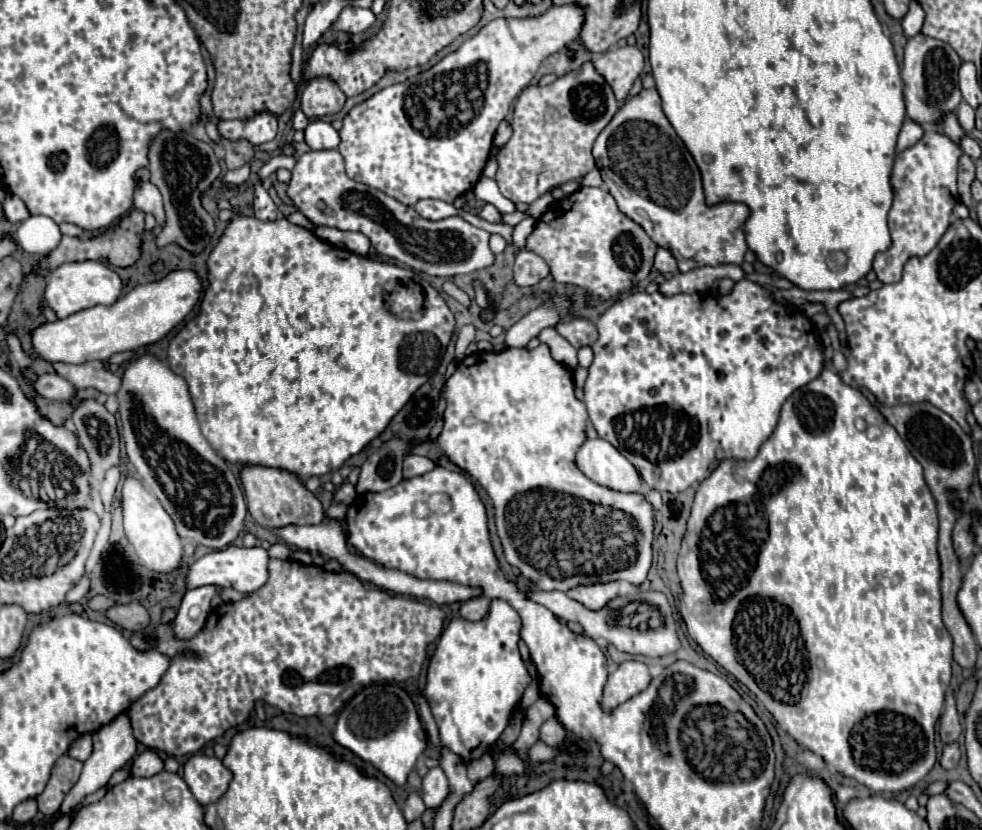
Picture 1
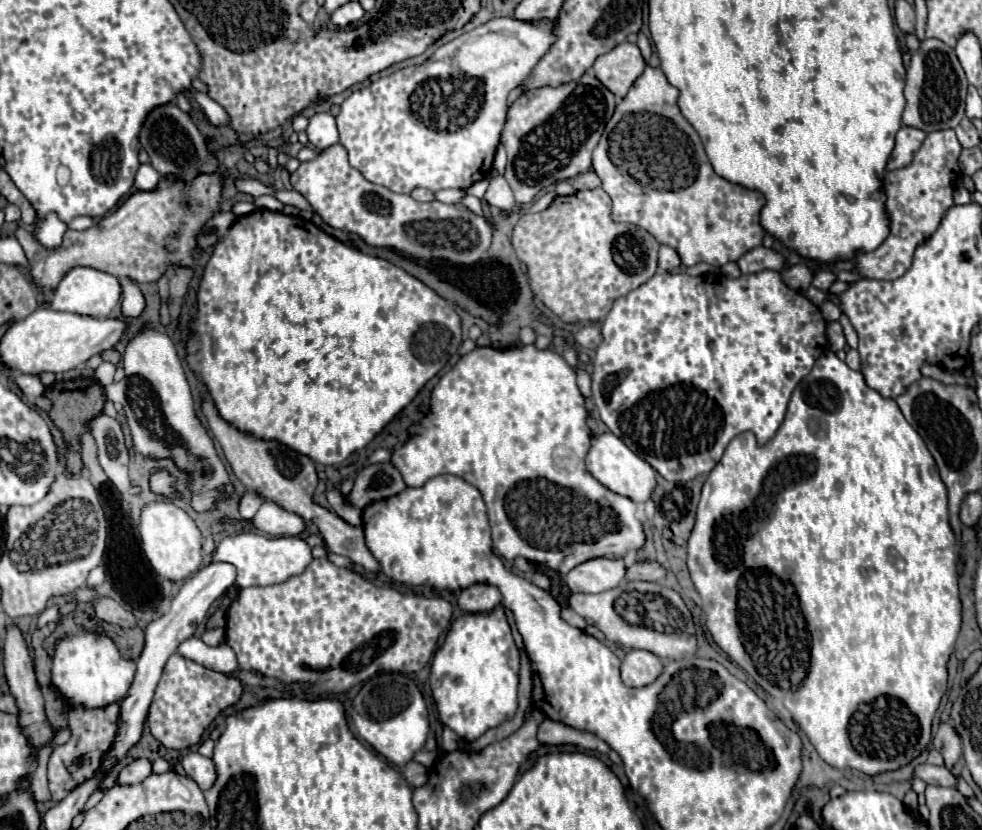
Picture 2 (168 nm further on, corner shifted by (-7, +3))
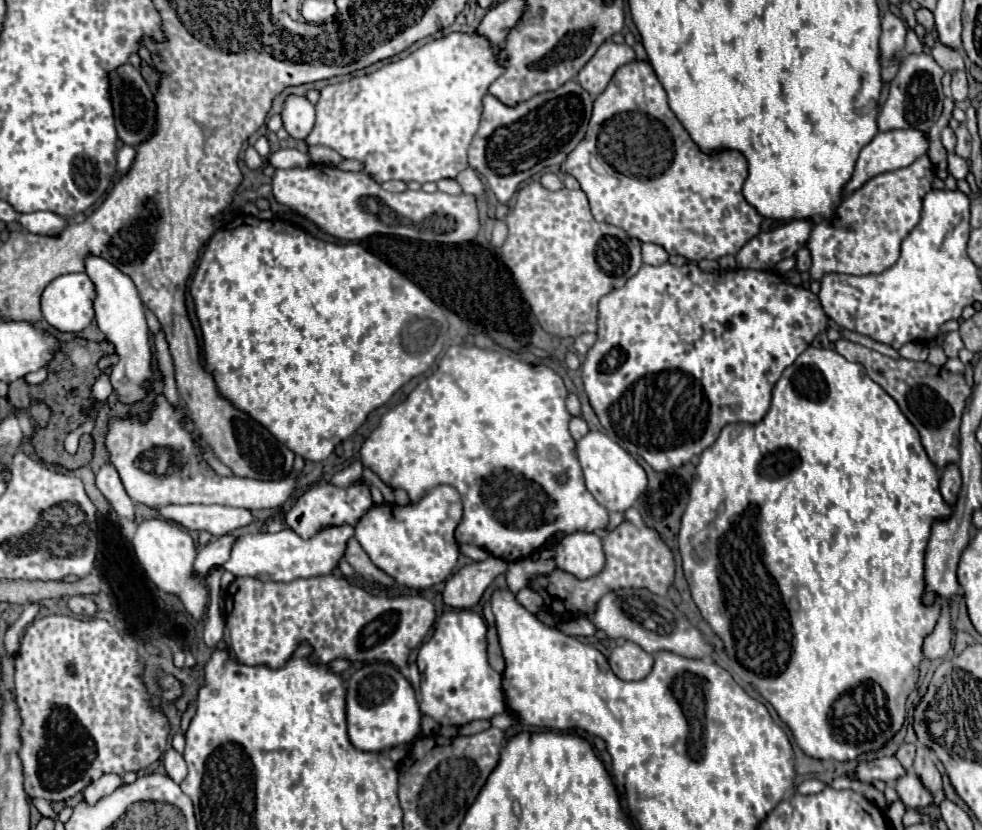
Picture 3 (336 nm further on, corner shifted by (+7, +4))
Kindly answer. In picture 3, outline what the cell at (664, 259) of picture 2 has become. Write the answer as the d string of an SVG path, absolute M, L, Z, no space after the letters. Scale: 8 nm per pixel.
M642 244L642 260L644 260L644 264L658 266L662 262L668 262L668 254L658 244Z

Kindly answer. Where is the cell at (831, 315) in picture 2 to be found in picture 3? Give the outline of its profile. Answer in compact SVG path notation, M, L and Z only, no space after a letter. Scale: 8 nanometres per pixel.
M928 156L918 158L906 168L874 176L860 190L846 196L836 214L828 220L814 224L808 250L812 254L810 280L803 284L810 288L812 280L822 280L824 274L880 274L890 268L900 256L900 242L906 234L920 222L922 200L926 192L932 190L930 182L934 178L934 166Z

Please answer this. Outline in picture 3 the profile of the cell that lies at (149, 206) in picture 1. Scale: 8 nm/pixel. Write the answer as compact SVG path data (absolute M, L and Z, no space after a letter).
M124 144L124 146L118 150L116 160L118 160L118 172L120 172L120 174L126 174L126 170L130 168L130 162L134 160L134 154L136 154L136 150L134 150L134 146L130 146L130 144Z

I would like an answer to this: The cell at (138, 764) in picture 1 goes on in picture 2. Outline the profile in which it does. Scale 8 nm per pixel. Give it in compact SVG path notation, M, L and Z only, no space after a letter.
M136 759L128 767L124 767L118 775L118 783L122 785L134 785L144 781L152 773L152 761L150 759Z

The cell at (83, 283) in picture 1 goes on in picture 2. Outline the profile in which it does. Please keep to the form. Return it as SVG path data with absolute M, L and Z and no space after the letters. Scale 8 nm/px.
M74 267L70 269L58 287L52 291L50 303L54 311L70 311L78 315L92 315L92 317L108 317L112 309L118 305L122 295L122 287L118 277L92 269L92 267Z

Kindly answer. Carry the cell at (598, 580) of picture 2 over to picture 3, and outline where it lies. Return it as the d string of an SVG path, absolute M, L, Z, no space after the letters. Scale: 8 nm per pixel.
M594 532L566 534L556 546L556 566L576 578L590 578L604 566L602 540Z

